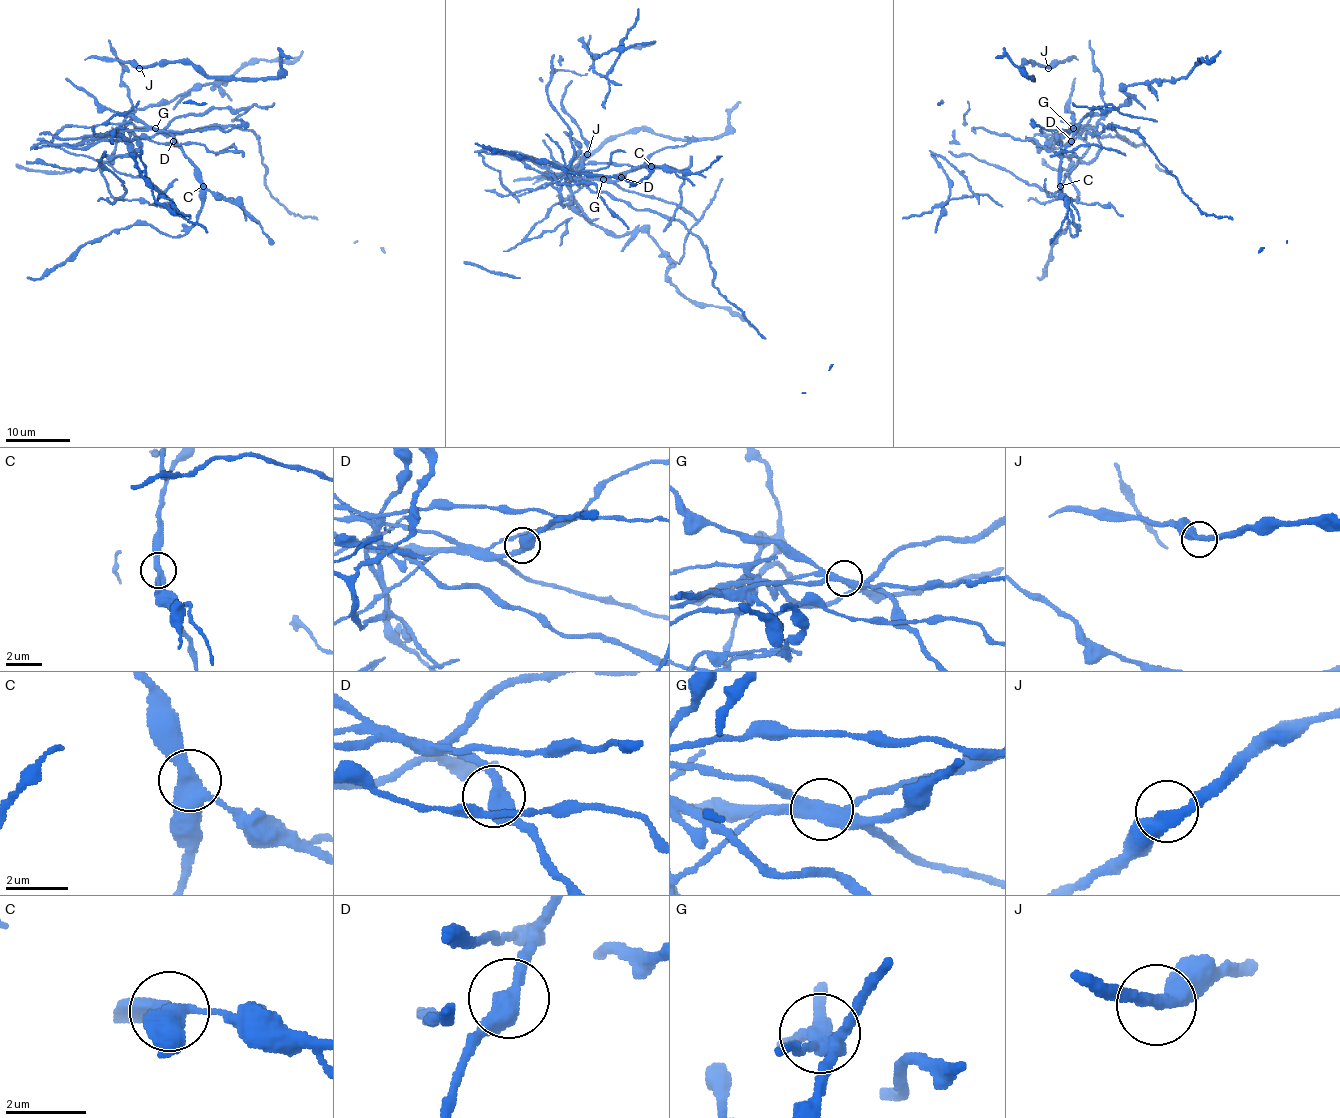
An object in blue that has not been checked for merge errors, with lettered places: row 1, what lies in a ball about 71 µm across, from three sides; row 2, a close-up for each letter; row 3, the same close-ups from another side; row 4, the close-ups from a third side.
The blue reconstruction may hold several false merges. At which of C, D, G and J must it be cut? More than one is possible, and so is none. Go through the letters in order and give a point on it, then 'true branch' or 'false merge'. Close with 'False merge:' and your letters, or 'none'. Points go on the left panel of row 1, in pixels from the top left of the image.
C: (203, 186) | true branch
D: (173, 141) | true branch
G: (155, 128) | false merge
J: (139, 68) | true branch
False merge: G

